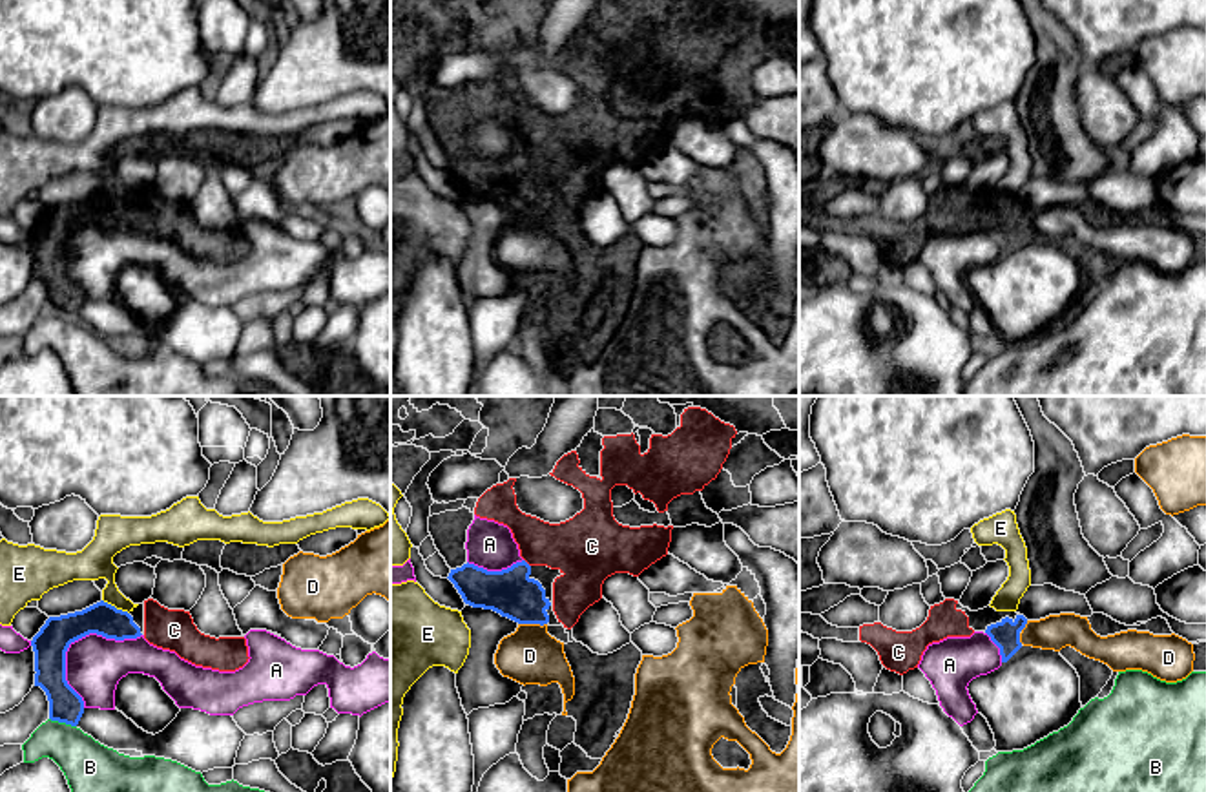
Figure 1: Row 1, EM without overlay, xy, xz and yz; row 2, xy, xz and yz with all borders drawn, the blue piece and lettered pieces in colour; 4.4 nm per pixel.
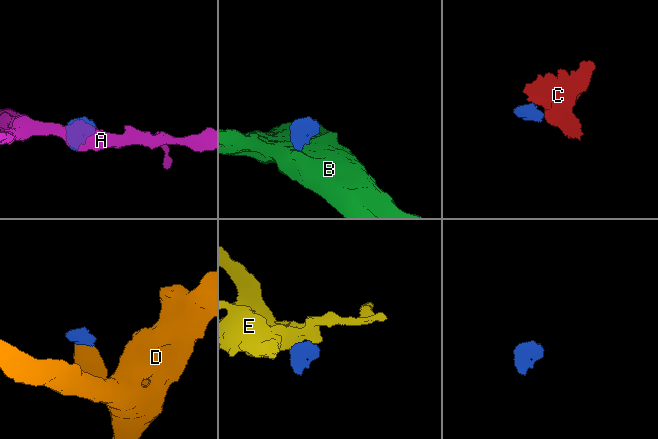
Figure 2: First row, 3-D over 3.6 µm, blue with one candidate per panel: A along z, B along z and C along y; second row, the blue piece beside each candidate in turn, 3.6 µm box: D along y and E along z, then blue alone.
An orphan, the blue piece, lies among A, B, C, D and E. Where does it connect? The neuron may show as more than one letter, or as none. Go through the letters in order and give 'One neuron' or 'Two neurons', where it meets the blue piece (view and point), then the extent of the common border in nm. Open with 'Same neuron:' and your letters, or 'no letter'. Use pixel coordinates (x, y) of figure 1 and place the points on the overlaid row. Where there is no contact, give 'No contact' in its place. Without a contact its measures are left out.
Same neuron: C
A: Two neurons. Touches blue at xy (73, 641). Shared border 420 nm
B: Two neurons. Touches blue at xy (62, 721). Shared border 130 nm
C: One neuron. Touches blue at xz (526, 562). Shared border 50 nm
D: Two neurons. Touches blue at xz (533, 623). Shared border 130 nm
E: Two neurons. Touches blue at xy (114, 606). Shared border 140 nm

